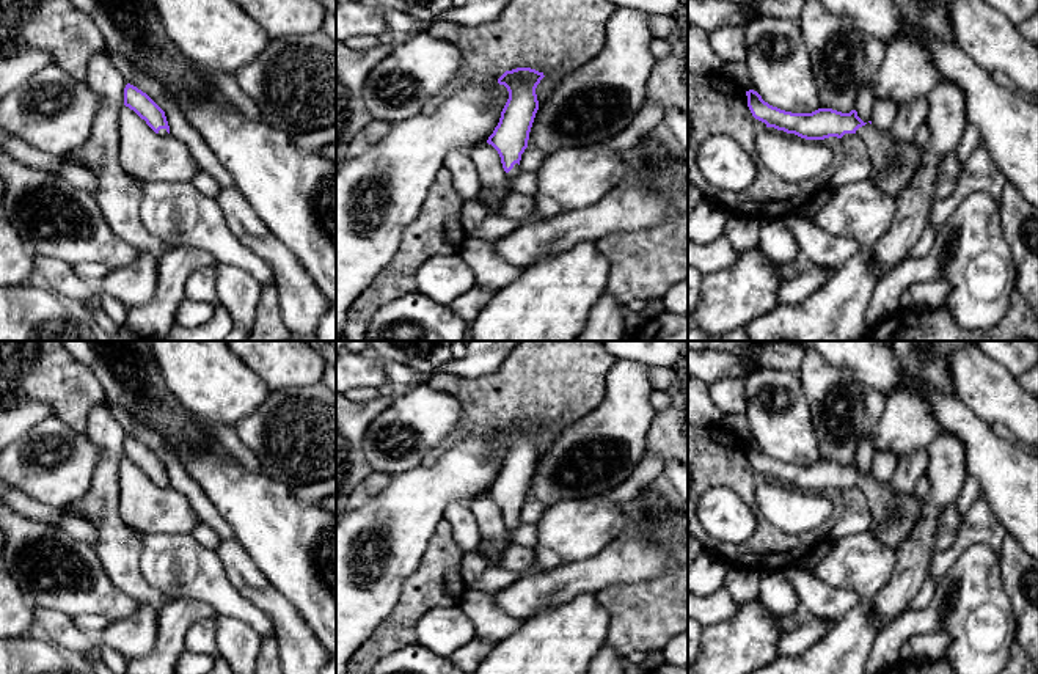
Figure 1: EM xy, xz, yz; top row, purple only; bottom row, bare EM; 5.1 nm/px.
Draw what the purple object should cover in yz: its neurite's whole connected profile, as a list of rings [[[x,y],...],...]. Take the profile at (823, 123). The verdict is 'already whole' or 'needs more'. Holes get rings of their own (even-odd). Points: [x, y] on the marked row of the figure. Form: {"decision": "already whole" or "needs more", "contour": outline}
{"decision": "needs more", "contour": [[[754,90],[746,91],[746,96],[752,116],[766,127],[806,140],[842,138],[845,134],[859,135],[865,141],[872,160],[870,179],[886,195],[898,198],[920,168],[925,146],[919,146],[916,141],[895,141],[890,130],[881,132],[873,124],[864,123],[856,110],[842,113],[818,108],[812,113],[791,113],[769,105]]]}

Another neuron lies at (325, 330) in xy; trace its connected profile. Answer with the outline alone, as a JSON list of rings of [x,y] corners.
[[[336,303],[322,316],[314,336],[319,341],[336,341]]]

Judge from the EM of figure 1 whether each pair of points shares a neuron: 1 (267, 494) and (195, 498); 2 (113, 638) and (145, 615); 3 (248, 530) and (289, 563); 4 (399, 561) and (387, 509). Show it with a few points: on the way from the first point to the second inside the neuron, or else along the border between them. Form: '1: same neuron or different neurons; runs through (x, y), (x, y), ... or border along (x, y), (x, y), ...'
1: different neurons; border along (184, 468), (230, 527)
2: same neuron; runs through (121, 635), (137, 622)
3: same neuron; runs through (258, 531), (280, 553)
4: same neuron; runs through (393, 549), (393, 522)

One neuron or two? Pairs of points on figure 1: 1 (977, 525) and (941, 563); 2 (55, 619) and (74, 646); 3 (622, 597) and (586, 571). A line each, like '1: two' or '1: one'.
1: one
2: one
3: two

